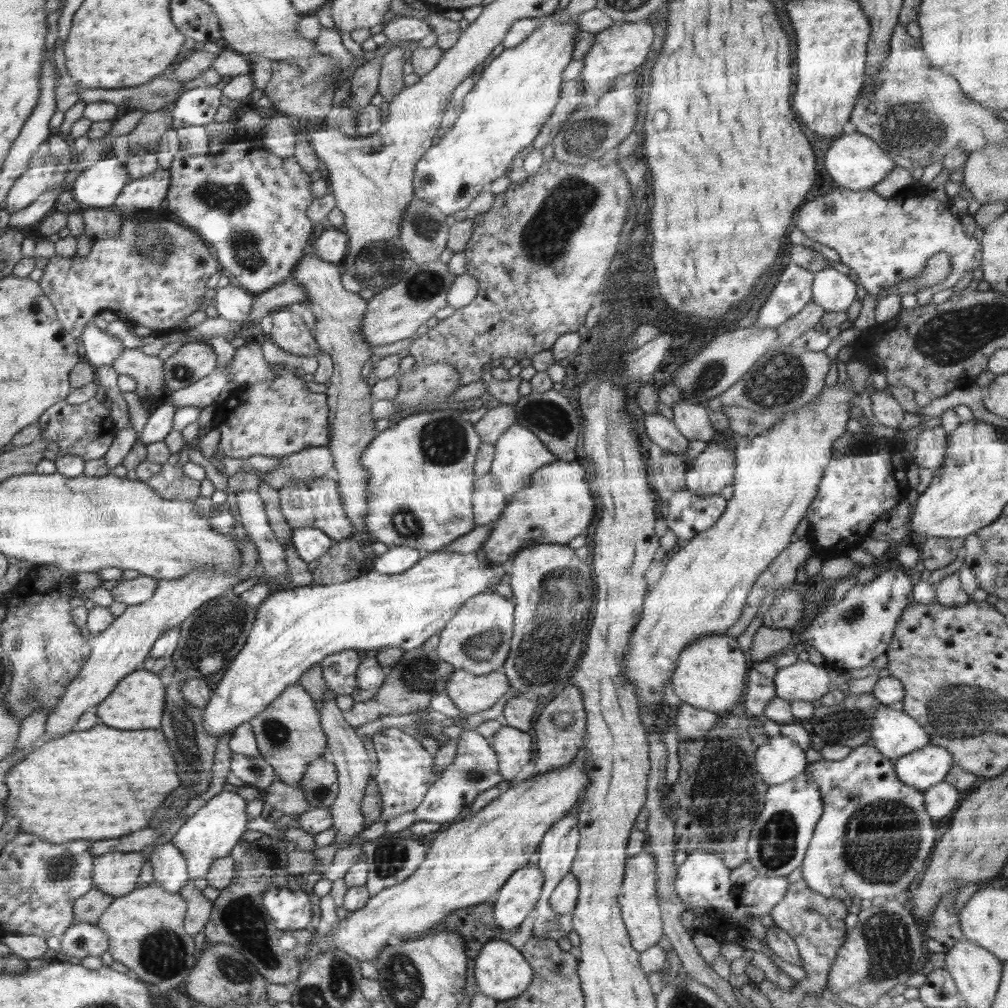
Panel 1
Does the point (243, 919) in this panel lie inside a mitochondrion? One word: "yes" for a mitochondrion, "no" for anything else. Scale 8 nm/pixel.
yes

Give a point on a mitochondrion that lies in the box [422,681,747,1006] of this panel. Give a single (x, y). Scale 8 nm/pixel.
(474, 774)

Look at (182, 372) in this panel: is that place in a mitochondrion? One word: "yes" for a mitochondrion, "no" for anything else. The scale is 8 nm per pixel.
yes

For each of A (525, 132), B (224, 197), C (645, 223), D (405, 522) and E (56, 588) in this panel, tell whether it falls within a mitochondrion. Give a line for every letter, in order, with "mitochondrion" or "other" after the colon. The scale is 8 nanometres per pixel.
A: other
B: mitochondrion
C: other
D: mitochondrion
E: other

